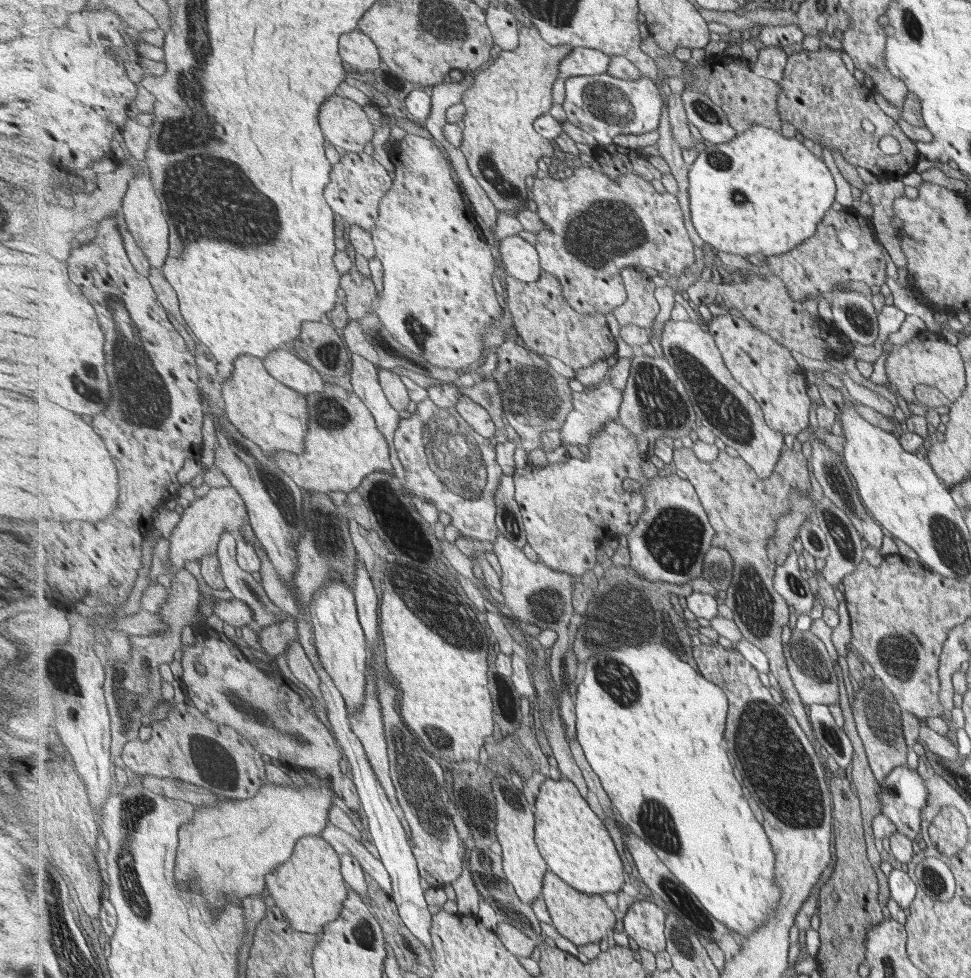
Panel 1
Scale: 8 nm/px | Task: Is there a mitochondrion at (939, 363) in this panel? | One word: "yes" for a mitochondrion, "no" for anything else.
no

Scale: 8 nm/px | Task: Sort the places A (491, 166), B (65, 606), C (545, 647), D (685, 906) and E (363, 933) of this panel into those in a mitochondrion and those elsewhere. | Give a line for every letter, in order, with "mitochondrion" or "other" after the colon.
A: mitochondrion
B: other
C: other
D: mitochondrion
E: mitochondrion

